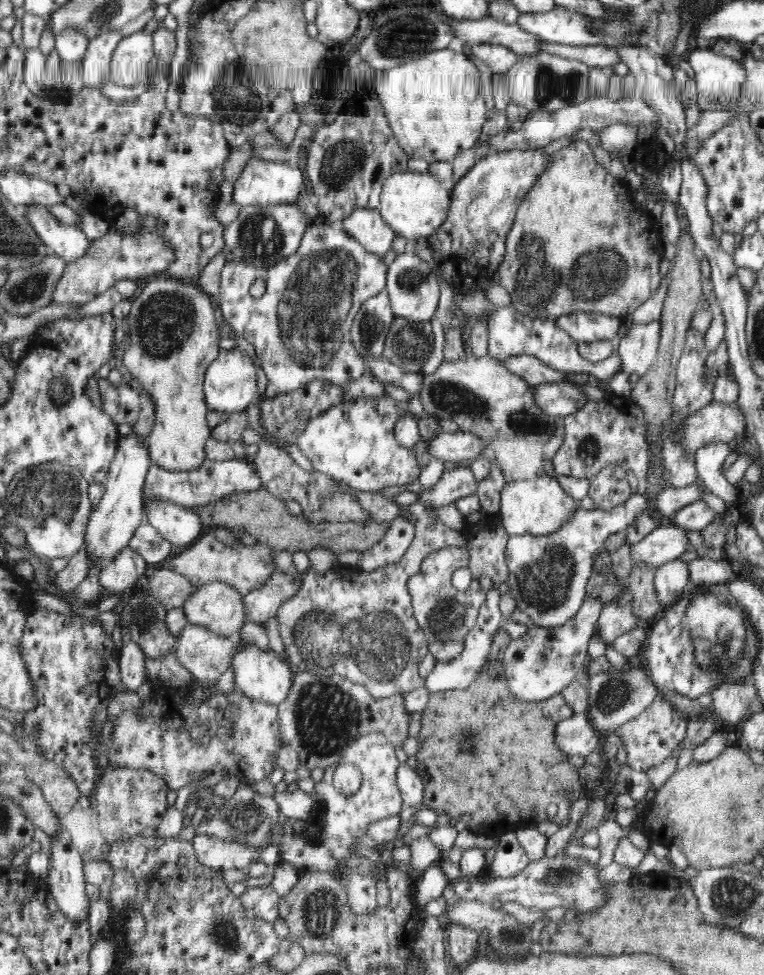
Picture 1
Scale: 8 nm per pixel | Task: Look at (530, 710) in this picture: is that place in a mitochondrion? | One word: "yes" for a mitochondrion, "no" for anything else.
no

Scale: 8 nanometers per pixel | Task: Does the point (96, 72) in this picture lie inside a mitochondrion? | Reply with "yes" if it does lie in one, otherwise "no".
no

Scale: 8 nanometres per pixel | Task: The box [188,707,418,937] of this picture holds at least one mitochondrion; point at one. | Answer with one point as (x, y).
(253, 820)

